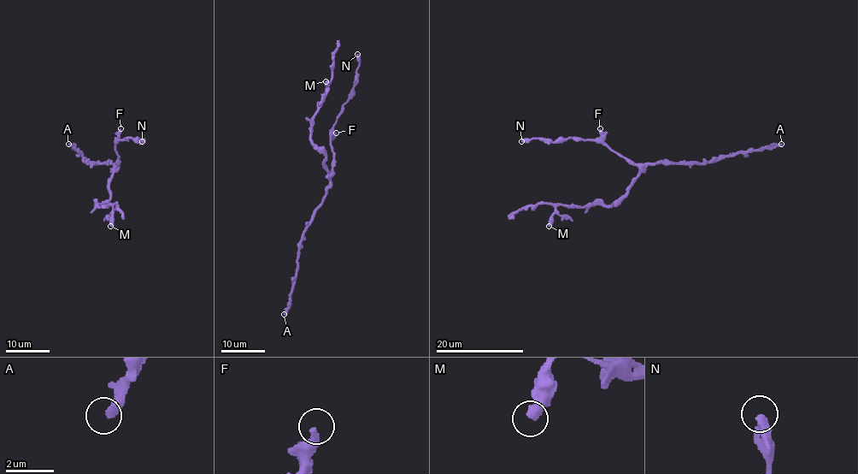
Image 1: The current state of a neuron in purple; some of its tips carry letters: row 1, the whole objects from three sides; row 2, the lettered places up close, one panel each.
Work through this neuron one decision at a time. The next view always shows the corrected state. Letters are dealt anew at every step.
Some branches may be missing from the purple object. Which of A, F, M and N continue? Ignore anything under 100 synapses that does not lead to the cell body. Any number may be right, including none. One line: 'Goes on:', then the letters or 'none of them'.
Goes on: none of them

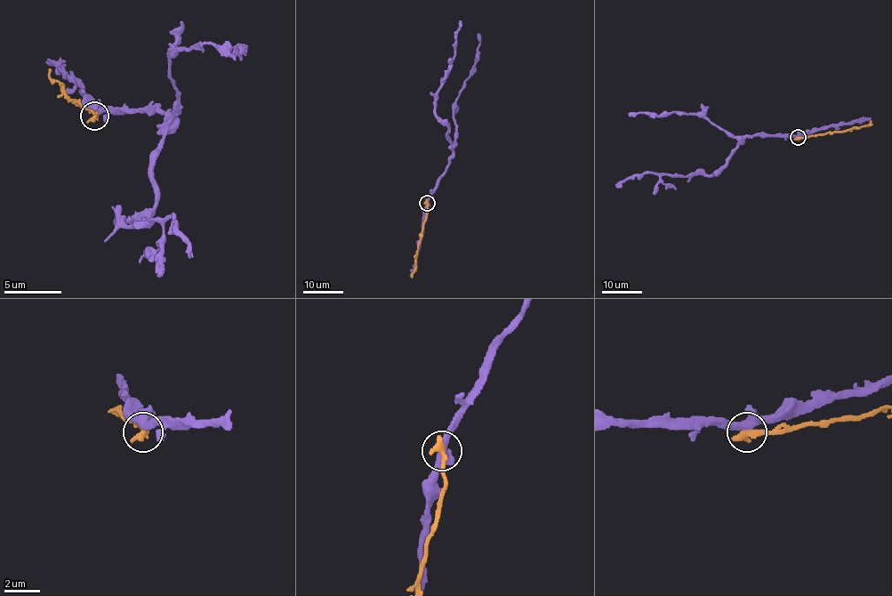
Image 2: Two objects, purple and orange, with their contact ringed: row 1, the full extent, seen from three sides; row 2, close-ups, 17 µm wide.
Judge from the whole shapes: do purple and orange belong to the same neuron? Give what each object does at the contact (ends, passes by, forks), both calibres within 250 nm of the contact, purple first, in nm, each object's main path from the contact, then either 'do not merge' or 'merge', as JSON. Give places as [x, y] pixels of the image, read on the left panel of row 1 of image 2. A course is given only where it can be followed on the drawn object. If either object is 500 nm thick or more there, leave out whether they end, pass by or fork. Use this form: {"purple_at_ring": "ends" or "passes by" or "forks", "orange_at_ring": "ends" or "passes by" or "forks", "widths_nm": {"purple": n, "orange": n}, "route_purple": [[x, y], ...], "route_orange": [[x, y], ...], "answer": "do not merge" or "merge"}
{"purple_at_ring": "forks", "orange_at_ring": "ends", "widths_nm": {"purple": 360, "orange": 480}, "route_purple": [[93, 115], [157, 109], [165, 115], [163, 147], [154, 158], [154, 205], [116, 221], [174, 216], [188, 256]], "route_orange": [[93, 115], [97, 115], [62, 89], [48, 69]], "answer": "do not merge"}

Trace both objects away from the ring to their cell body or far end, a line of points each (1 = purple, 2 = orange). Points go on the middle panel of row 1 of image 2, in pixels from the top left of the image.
1: (427, 203), (452, 154), (448, 127), (435, 113), (435, 97), (453, 59), (460, 21)
2: (427, 203), (428, 213), (411, 277)

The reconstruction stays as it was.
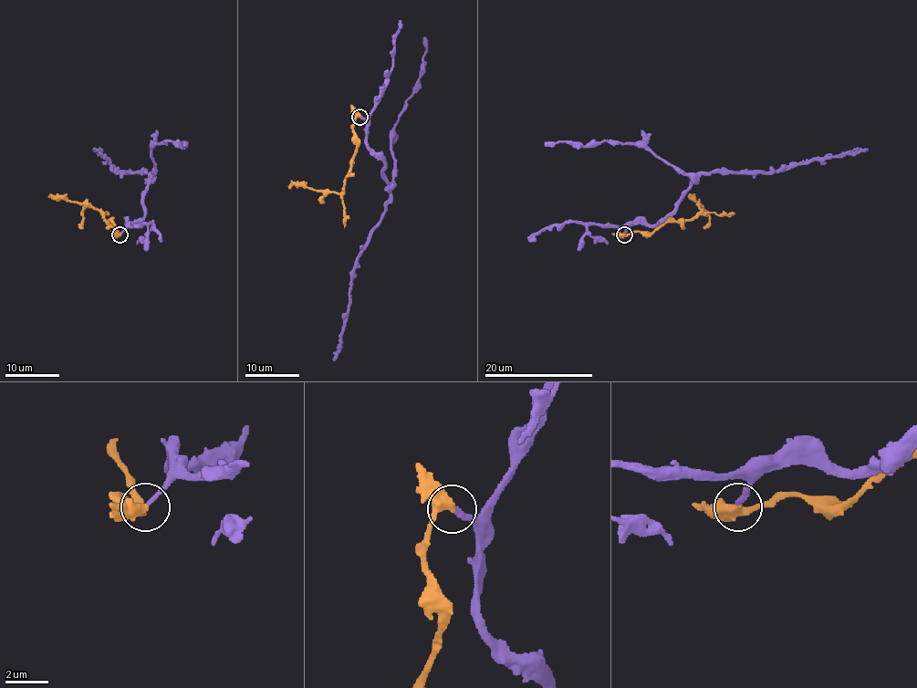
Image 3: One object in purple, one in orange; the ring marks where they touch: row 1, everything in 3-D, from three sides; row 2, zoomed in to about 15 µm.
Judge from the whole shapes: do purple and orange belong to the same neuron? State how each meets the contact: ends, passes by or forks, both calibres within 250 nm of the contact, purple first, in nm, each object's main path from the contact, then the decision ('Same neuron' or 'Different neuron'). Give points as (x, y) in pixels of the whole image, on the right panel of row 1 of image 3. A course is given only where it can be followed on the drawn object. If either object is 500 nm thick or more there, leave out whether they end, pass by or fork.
At the ring purple ends. At the ring orange passes by. Thickness 200 nm (purple) against 380 nm. Course of purple: (624, 234), (633, 224), (661, 224), (674, 211), (681, 194), (701, 174), (776, 172), (814, 160), (867, 149). Course of orange: (624, 234), (653, 233), (667, 222), (695, 216), (701, 211), (692, 197), (695, 197). Same neuron

